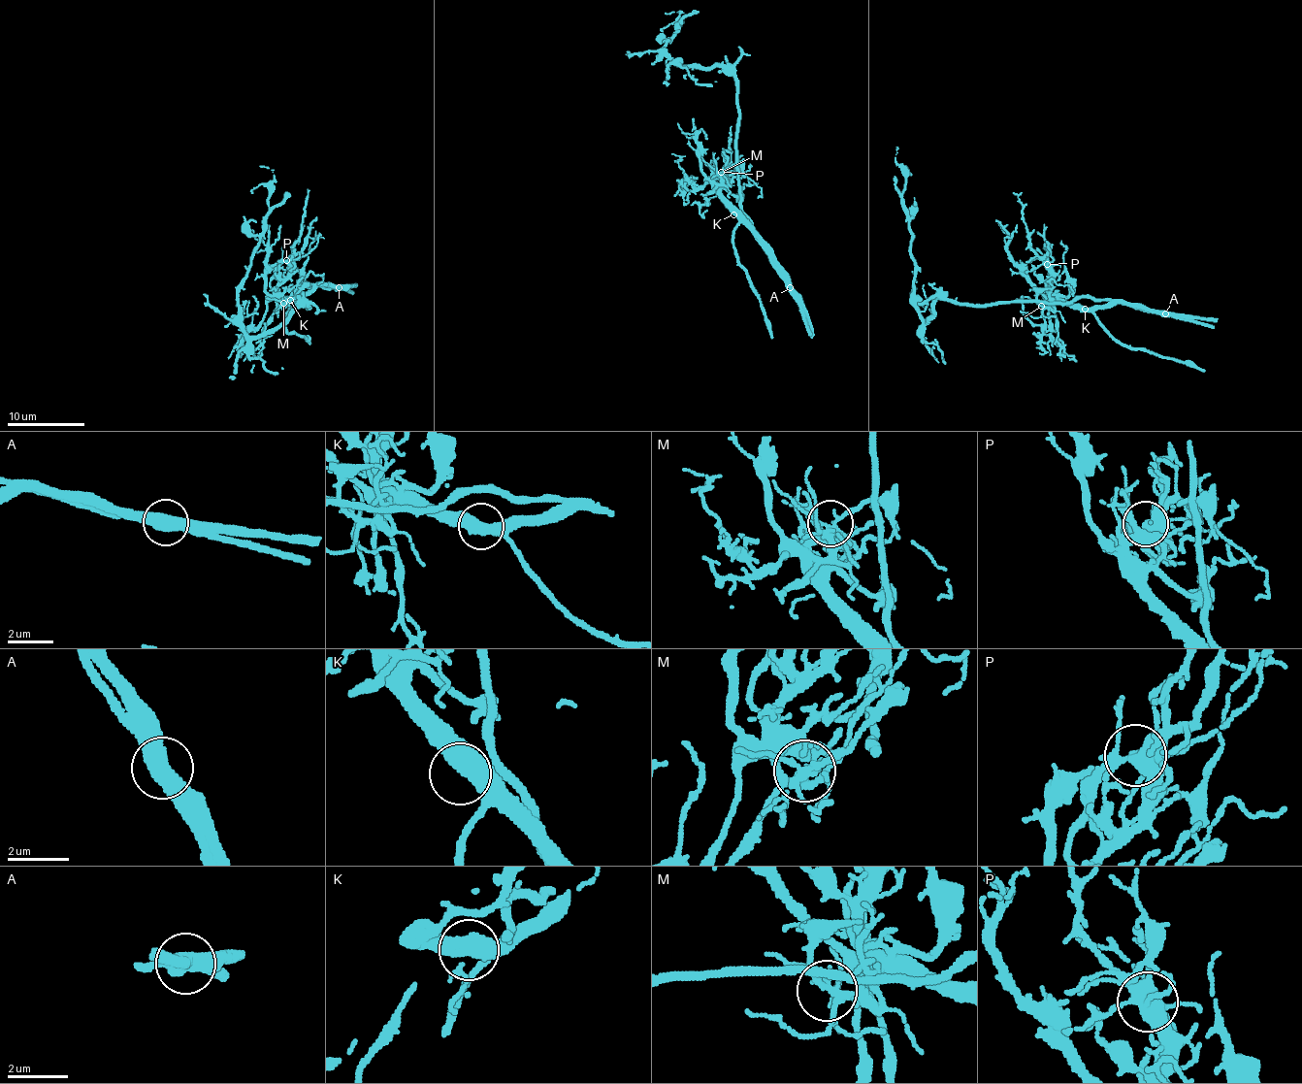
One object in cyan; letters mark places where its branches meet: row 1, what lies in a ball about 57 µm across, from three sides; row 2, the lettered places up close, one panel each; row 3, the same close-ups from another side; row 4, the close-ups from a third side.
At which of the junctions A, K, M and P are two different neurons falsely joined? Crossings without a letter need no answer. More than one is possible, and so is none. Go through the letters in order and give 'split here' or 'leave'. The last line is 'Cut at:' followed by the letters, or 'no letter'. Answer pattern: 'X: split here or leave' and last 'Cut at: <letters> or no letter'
A: split here
K: leave
M: leave
P: leave
Cut at: A

